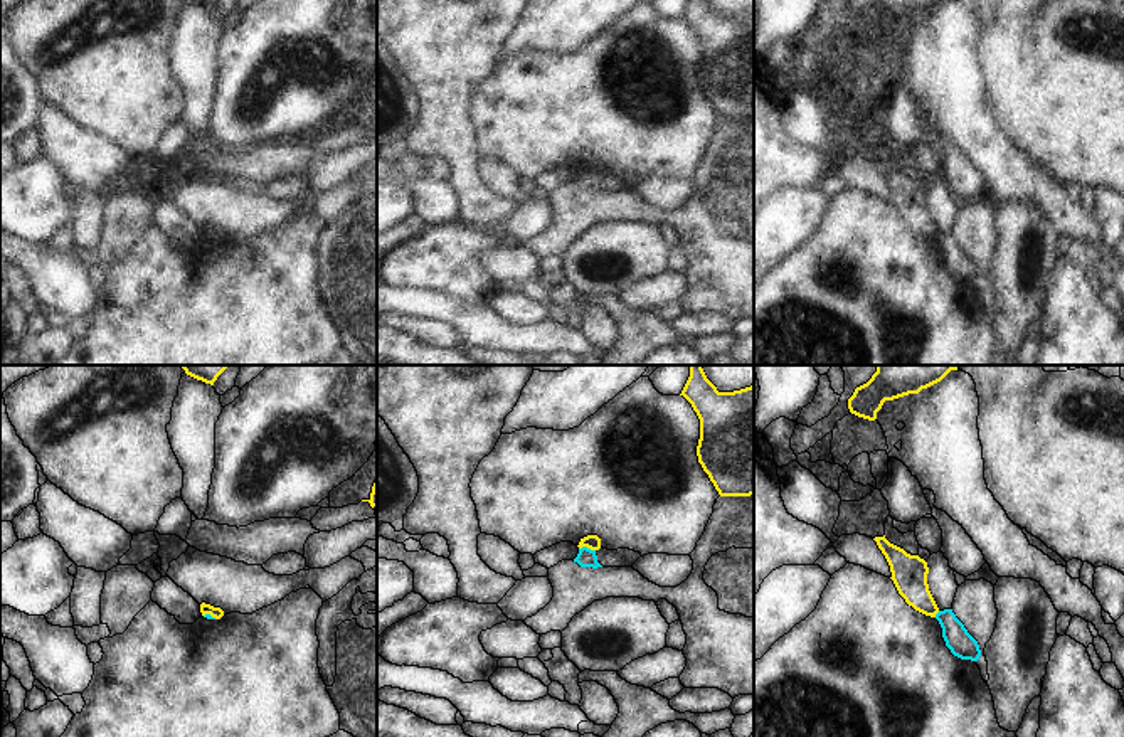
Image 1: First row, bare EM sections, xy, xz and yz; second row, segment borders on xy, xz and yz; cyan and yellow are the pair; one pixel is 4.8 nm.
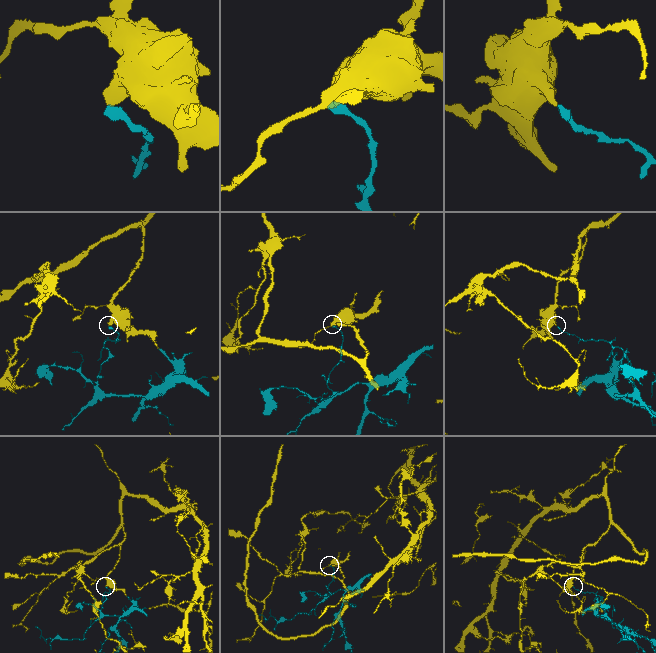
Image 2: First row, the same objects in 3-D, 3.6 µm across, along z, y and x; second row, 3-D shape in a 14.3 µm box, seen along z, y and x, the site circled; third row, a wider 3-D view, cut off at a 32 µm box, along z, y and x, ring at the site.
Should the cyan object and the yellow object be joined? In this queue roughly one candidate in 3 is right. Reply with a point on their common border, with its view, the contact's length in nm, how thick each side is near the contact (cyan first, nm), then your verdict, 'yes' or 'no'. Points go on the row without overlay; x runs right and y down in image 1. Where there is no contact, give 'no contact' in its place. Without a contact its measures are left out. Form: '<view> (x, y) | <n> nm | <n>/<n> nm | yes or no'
xz (586, 170) | 80 nm | 90/70 nm | no

